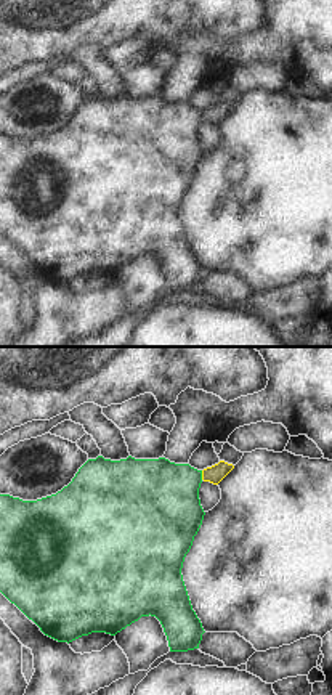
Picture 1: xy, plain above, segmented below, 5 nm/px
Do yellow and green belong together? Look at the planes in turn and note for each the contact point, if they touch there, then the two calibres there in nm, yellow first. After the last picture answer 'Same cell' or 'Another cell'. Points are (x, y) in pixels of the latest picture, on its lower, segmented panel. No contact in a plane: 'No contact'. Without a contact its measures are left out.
Touches yellow at (202, 475). Thickness 90 nm (yellow) against 400 nm.

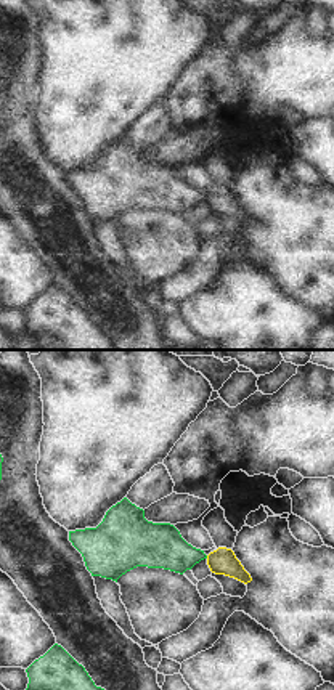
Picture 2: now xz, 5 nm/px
No contact.

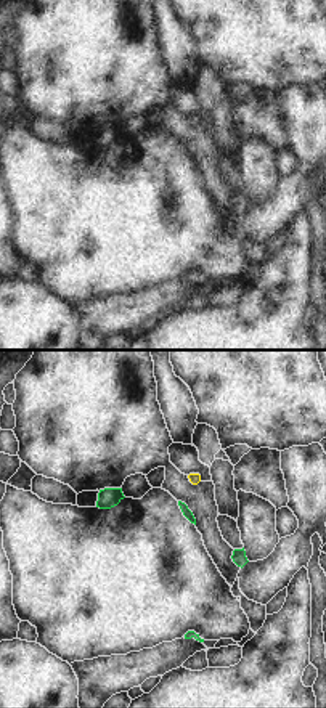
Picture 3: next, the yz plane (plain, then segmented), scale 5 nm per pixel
No contact.

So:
Same cell.

